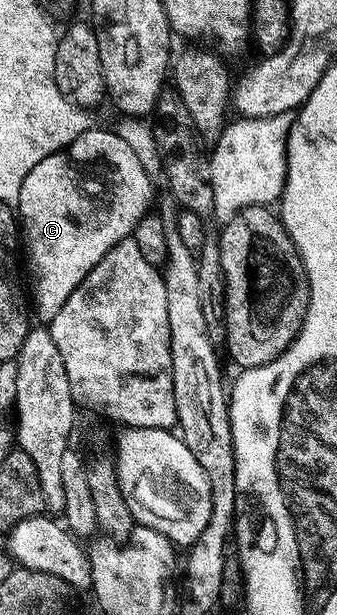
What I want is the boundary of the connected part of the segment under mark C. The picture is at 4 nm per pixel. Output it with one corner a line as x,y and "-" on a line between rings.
98,128
87,130
81,136
77,136
77,140
73,140
73,144
69,144
64,150
45,156
45,160
41,160
41,164
37,164
37,168
33,168
33,172
29,172
29,176
25,176
25,184
21,184
17,218
21,223
21,240
23,236
23,246
27,249
27,270
31,273
29,298
33,303
34,317
36,314
43,321
40,323
51,323
53,316
57,316
57,312
61,312
61,304
65,304
65,300
69,300
69,296
73,296
73,292
79,287
81,280
85,280
85,276
89,276
89,272
103,259
105,252
109,252
121,240
134,235
135,226
140,218
152,209
156,198
155,186
151,183
151,178
147,175
147,170
143,167
143,162
139,159
138,152
121,135
114,134
111,130
98,130

